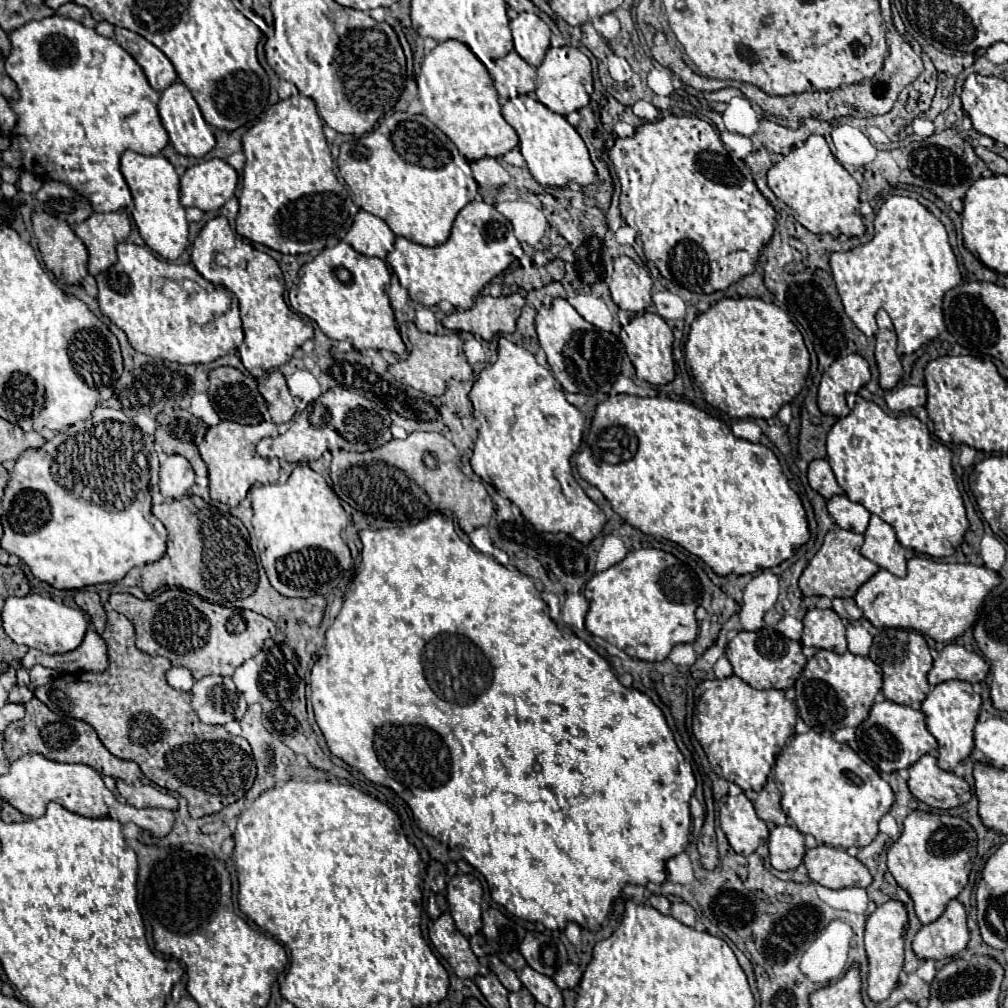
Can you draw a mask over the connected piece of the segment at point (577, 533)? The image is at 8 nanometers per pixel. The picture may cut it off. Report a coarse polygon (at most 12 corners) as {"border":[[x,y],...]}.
{"border":[[500,337],[468,397],[474,473],[542,533],[590,543],[586,417]]}

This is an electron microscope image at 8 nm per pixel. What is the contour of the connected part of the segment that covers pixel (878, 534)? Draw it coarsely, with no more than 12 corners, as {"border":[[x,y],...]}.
{"border":[[870,517],[860,553],[904,577],[906,549],[894,529]]}

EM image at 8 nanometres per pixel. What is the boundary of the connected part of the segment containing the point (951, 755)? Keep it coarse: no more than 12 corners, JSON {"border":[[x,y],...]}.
{"border":[[966,681],[936,685],[922,703],[952,771],[974,749],[982,699]]}

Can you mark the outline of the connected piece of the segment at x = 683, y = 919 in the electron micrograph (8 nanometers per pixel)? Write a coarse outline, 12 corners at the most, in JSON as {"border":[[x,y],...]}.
{"border":[[686,901],[672,903],[674,919],[694,927],[696,913]]}

